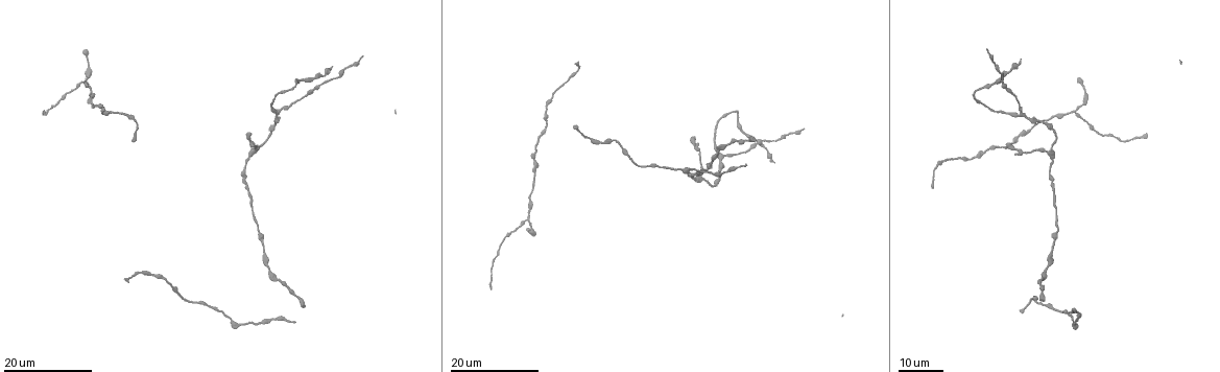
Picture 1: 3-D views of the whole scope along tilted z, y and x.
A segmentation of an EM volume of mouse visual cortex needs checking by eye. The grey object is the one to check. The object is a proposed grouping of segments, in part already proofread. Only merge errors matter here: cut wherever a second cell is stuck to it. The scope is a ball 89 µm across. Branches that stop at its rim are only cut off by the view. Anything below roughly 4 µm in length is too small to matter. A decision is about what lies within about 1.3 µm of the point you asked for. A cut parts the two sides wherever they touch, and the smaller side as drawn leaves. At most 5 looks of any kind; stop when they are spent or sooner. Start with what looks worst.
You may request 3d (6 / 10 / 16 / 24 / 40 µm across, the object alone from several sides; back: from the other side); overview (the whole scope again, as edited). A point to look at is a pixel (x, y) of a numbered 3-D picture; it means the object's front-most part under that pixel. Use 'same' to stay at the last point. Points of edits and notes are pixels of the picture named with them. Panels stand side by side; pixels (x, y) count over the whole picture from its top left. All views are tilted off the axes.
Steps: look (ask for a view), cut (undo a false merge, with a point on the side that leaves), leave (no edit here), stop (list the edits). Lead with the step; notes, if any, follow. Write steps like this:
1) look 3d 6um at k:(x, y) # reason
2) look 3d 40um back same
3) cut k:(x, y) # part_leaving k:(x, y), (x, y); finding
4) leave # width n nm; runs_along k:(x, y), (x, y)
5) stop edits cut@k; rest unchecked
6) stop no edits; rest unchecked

look 3d 24um at 1:(529, 219) # a fork

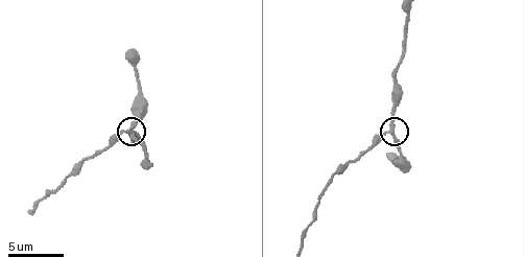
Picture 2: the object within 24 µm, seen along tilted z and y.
look 3d 10um at 2:(392, 130)

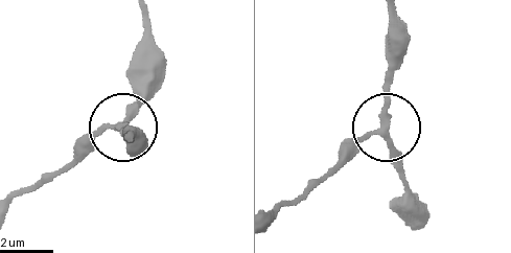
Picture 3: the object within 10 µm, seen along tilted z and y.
leave # runs_along 3:(394, 15), (387, 141), (416, 201); all the same cell

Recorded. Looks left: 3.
look 3d 24um at 1:(704, 178)

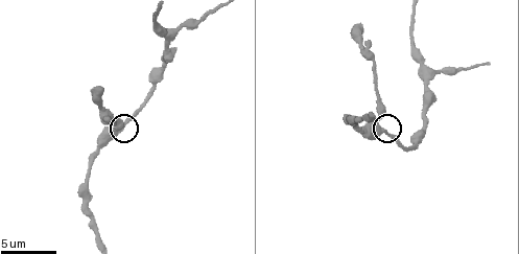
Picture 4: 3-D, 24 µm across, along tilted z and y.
look 3d 10um at 4:(385, 130)

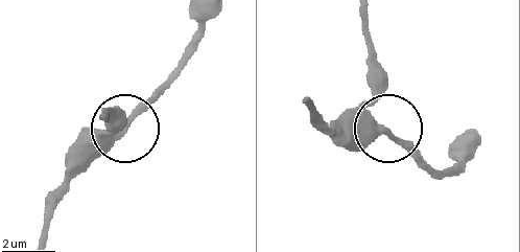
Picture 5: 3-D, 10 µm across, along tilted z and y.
leave # runs_along 5:(371, 61), (373, 116), (428, 164); all the same cell

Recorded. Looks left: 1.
look 3d 10um at 4:(426, 66) # thin arm on a thick one

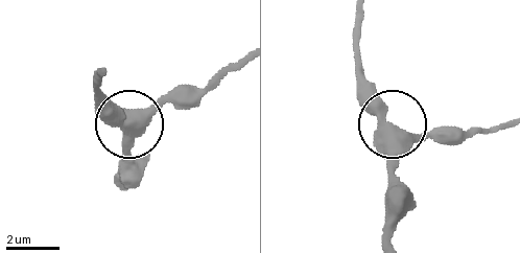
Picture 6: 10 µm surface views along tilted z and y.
leave # side_arm 26 um; runs_along 6:(119, 189), (125, 128), (163, 106), (194, 104); all the same cell

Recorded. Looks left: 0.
stop no edits; rest unchecked

